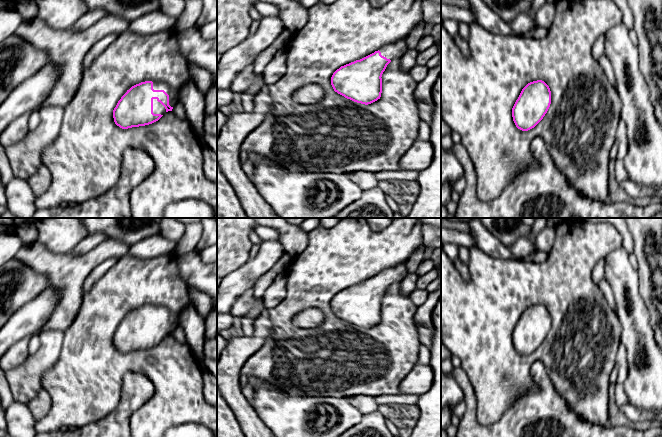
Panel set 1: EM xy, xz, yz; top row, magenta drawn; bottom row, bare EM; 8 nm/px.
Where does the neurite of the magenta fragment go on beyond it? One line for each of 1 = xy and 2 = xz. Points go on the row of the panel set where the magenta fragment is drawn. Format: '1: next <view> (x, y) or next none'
1: next xy (173, 94)
2: next xz (396, 50)

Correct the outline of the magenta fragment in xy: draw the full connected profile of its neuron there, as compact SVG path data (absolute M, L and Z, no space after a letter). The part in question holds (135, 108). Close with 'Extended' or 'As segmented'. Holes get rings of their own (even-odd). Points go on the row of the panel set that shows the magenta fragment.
M145 81L132 86L113 110L114 122L122 129L158 121L178 102L178 91L163 82Z. Extended

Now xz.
M405 40L383 46L374 53L337 69L331 77L335 92L361 104L371 104L381 97L382 74L394 59L408 50Z. Extended

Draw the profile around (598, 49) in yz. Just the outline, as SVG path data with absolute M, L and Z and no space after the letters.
M601 34L593 43L592 54L596 61L598 61L605 53L605 35Z

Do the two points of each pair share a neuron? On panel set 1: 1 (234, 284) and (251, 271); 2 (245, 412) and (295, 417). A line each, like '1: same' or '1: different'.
1: same
2: different

